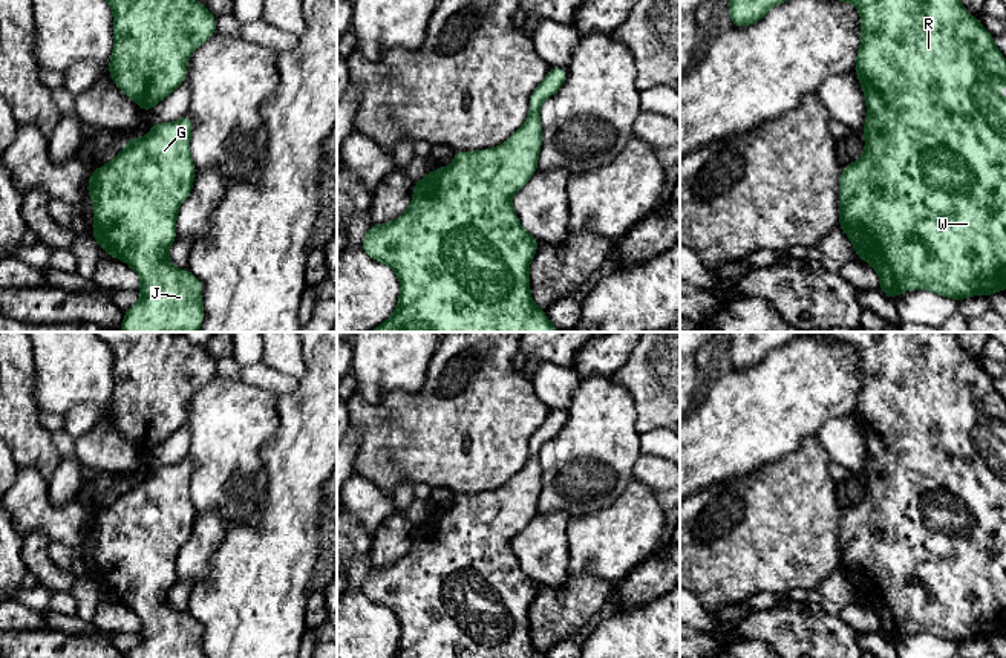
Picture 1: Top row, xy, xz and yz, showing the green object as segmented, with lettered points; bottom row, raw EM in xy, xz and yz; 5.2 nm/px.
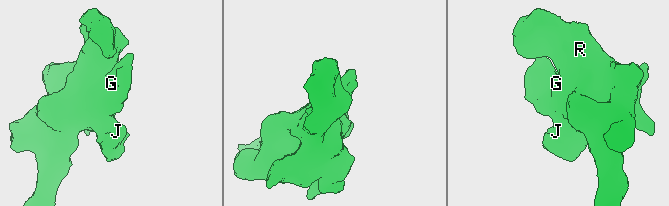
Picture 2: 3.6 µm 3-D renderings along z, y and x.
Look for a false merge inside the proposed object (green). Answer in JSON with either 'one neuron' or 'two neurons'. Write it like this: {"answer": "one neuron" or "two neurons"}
{"answer": "one neuron"}

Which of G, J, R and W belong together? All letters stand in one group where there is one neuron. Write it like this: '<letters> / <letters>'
G J R W

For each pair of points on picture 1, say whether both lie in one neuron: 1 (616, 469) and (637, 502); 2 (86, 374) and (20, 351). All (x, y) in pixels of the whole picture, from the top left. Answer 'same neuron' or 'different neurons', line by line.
1: different neurons
2: different neurons

